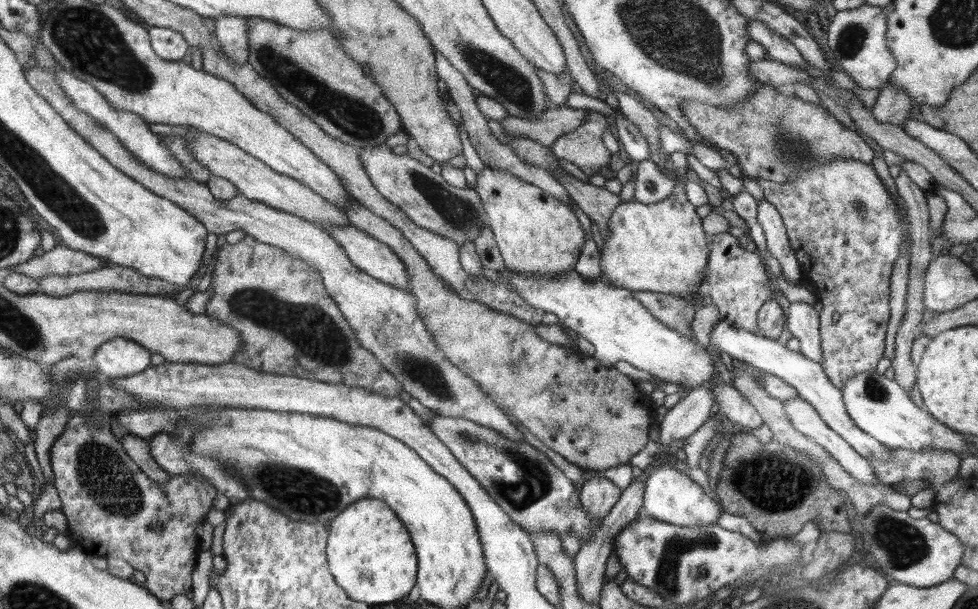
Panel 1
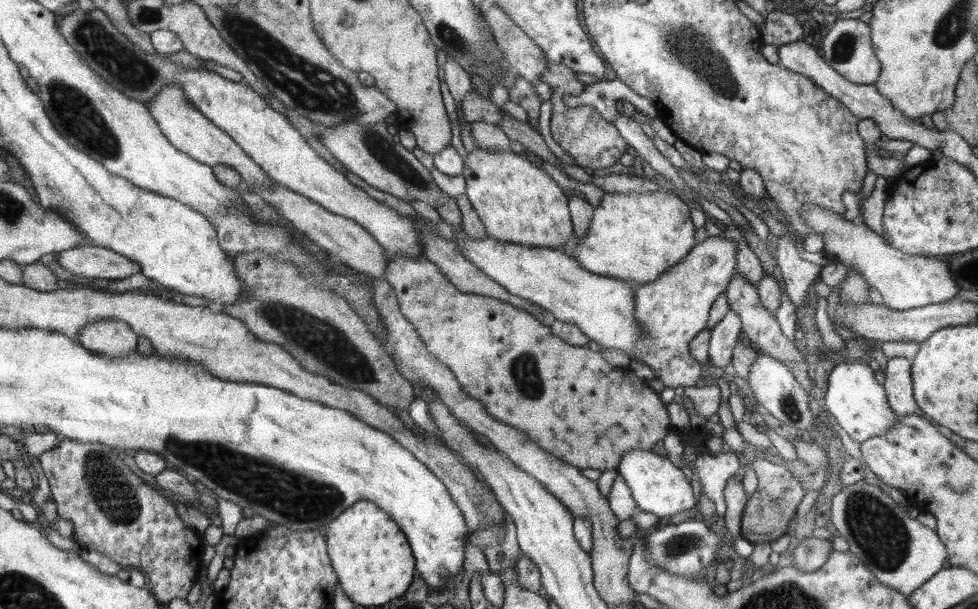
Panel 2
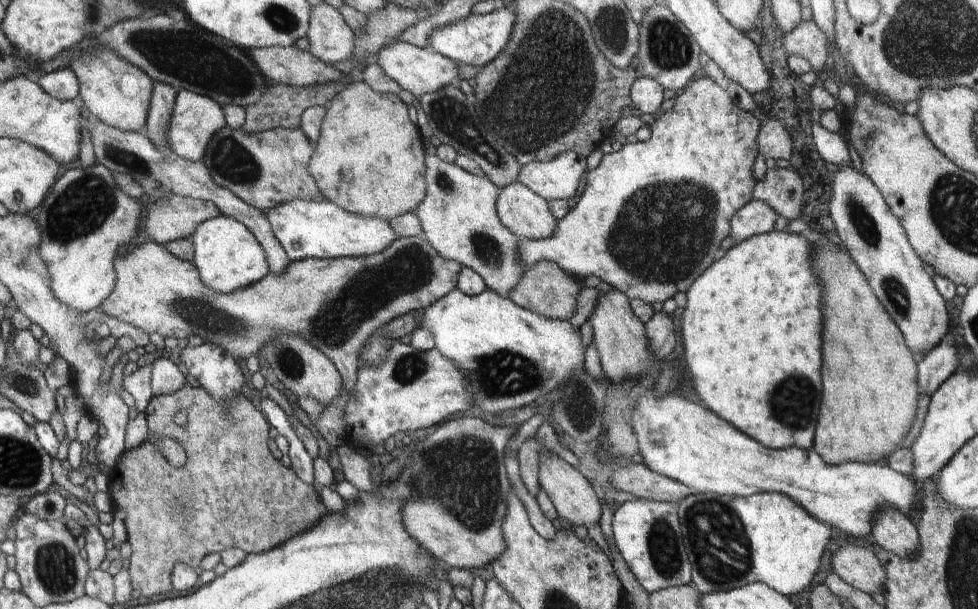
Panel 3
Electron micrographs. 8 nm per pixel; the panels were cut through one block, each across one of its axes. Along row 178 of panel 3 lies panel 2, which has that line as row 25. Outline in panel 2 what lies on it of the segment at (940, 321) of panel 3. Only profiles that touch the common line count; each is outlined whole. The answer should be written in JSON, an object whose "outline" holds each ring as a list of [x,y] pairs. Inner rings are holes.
{"outline":[[[852,18],[837,19],[822,41],[821,55],[846,80],[859,85],[873,85],[879,80],[881,62],[876,58],[871,45],[871,29],[866,22]]]}

